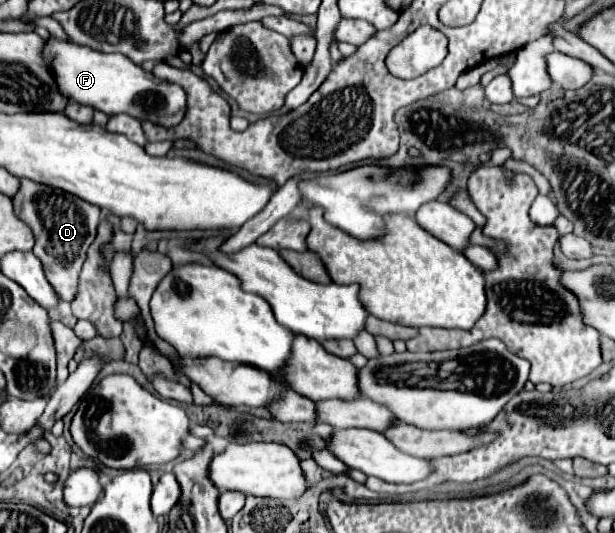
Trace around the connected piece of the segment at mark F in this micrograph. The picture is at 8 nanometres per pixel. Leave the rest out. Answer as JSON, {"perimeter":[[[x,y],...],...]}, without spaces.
{"perimeter":[[[51,37],[47,41],[47,61],[51,61],[51,69],[55,73],[55,79],[59,81],[59,89],[63,89],[67,97],[83,105],[93,105],[107,115],[127,113],[137,121],[151,121],[155,125],[163,125],[165,129],[179,125],[185,117],[185,89],[177,83],[155,77],[141,65],[127,61],[127,57],[121,53],[101,53],[69,41],[55,41]]]}

